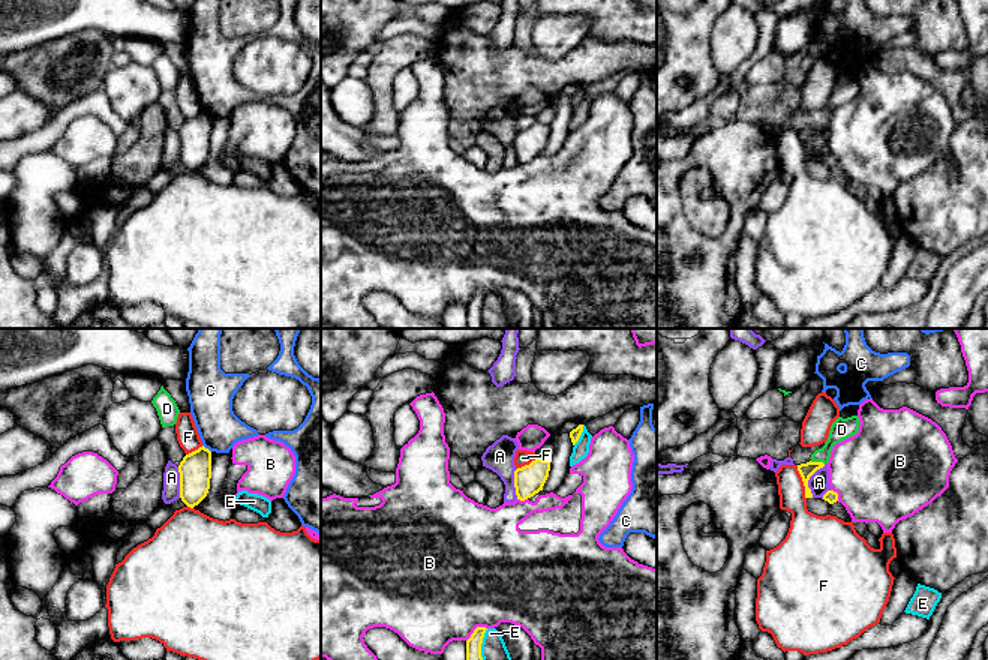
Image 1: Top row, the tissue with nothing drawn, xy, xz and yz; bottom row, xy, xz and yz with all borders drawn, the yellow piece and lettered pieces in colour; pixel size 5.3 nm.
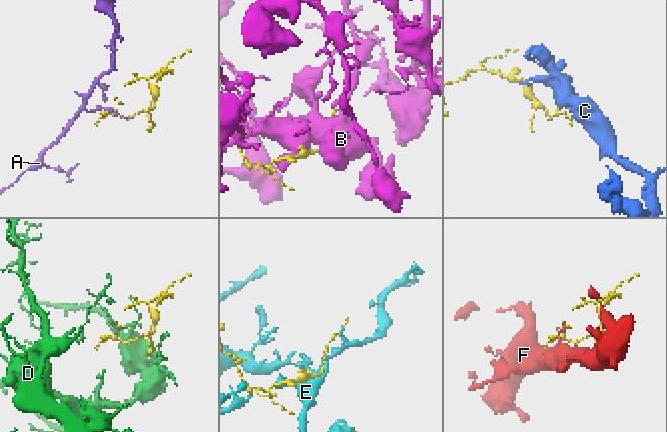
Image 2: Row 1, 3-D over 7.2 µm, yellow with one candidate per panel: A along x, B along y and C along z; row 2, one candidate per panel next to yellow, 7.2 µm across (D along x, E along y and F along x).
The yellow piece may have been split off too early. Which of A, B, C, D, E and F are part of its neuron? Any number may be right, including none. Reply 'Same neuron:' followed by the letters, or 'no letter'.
Same neuron: no letter

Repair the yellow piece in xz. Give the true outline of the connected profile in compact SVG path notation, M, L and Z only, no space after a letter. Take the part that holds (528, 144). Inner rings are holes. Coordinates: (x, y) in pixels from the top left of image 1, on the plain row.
M535 123L529 129L517 132L514 135L514 152L517 164L525 165L540 154L549 141L550 126L543 123Z

